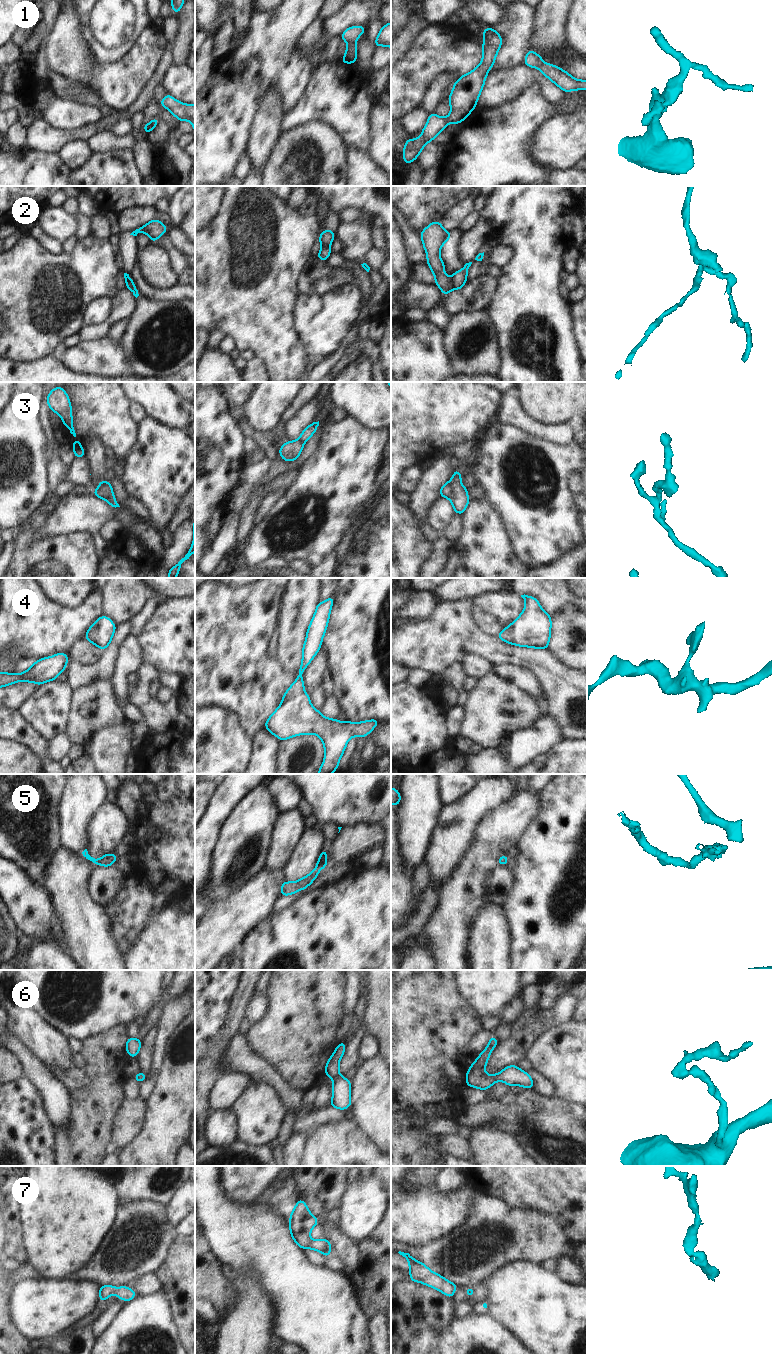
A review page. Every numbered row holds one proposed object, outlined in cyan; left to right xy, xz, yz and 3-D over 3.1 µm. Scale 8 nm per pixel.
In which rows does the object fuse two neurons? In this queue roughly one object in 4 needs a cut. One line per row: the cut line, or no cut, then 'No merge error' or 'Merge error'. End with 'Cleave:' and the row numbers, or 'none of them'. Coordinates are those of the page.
1: No split. No merge error
2: Split along yz (450, 278), (453, 288). Merge error
3: Split along yz (447, 482), (451, 488), (450, 499). Merge error
4: No split. No merge error
5: No split. No merge error
6: No split. No merge error
7: No split. No merge error
Cleave: 2, 3

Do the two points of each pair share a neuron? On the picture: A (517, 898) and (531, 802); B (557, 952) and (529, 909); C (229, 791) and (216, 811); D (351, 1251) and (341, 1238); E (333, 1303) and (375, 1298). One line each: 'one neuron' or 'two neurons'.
A: two neurons
B: one neuron
C: one neuron
D: one neuron
E: two neurons

